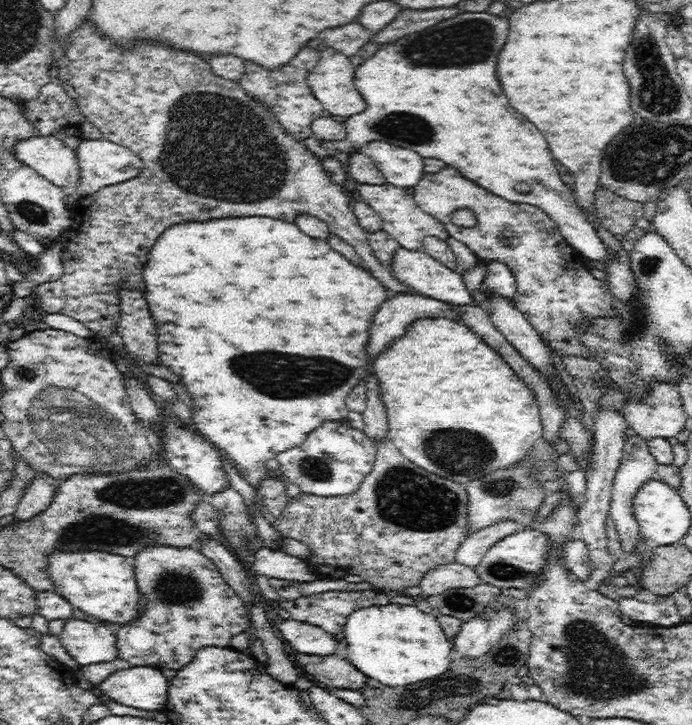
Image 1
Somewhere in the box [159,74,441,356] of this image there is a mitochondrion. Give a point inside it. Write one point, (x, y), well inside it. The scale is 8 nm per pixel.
(408, 128)

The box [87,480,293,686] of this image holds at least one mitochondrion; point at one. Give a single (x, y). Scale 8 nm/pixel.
(178, 588)

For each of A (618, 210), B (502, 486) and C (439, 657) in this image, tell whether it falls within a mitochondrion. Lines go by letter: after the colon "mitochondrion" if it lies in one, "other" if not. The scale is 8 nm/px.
A: other
B: mitochondrion
C: other

